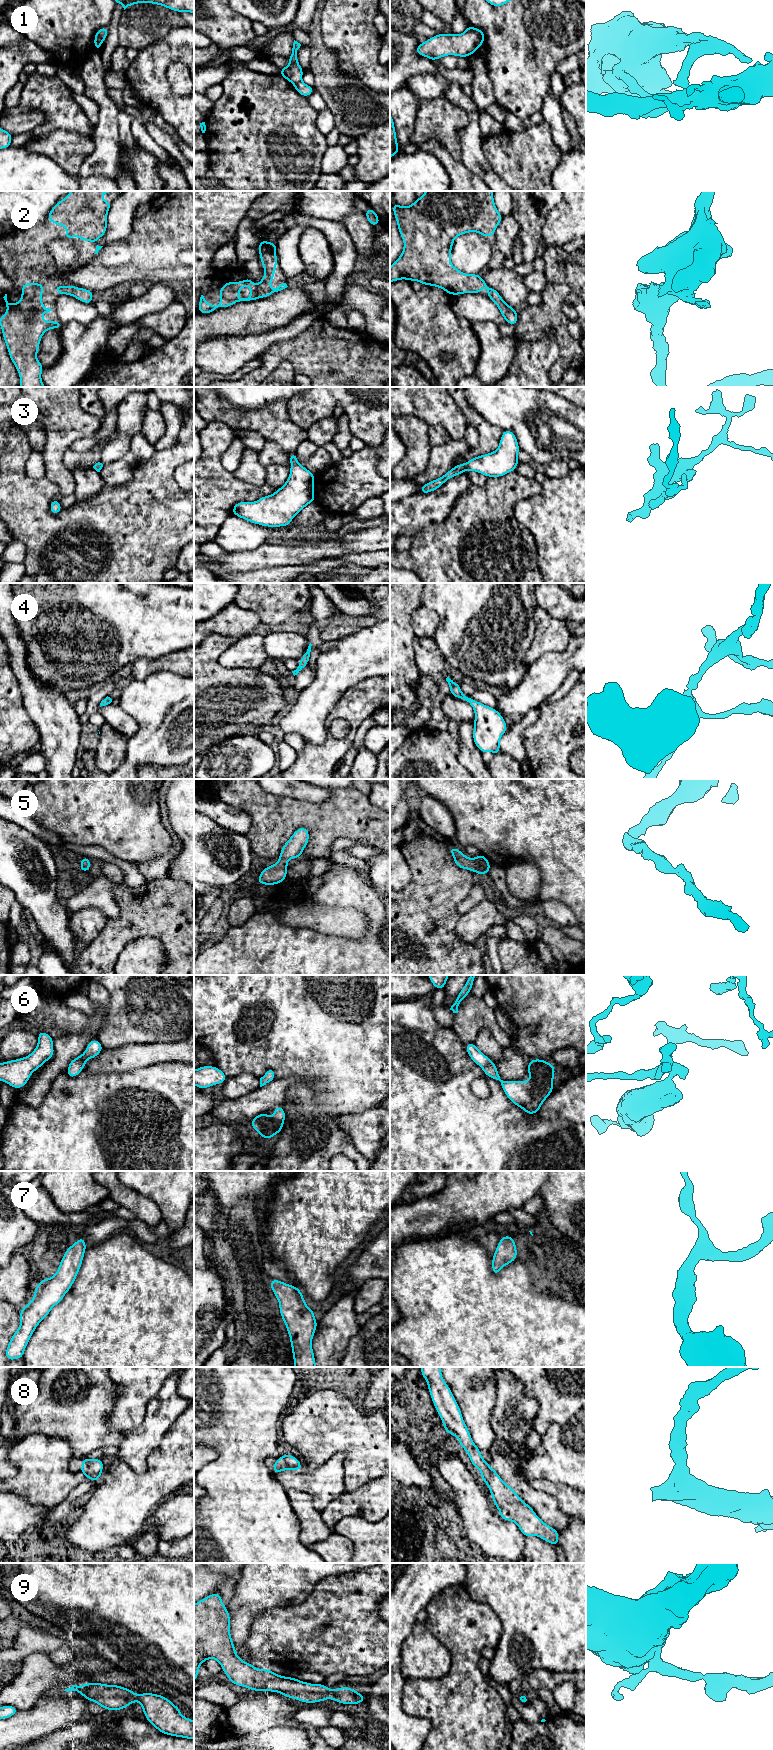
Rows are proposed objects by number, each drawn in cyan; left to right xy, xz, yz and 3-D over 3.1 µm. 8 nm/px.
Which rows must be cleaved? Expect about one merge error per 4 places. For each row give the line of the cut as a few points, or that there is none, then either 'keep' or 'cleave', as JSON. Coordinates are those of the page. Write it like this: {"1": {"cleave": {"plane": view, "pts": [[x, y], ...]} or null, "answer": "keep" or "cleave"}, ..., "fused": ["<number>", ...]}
{"1": {"cleave": null, "answer": "keep"}, "2": {"cleave": null, "answer": "keep"}, "3": {"cleave": null, "answer": "keep"}, "4": {"cleave": null, "answer": "keep"}, "5": {"cleave": null, "answer": "keep"}, "6": {"cleave": null, "answer": "keep"}, "7": {"cleave": null, "answer": "keep"}, "8": {"cleave": null, "answer": "keep"}, "9": {"cleave": null, "answer": "keep"}, "fused": []}

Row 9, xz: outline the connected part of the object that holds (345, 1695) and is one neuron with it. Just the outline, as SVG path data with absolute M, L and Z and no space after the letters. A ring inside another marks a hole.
M219 1591L194 1604L194 1682L198 1679L200 1665L210 1658L219 1662L230 1683L251 1691L273 1691L304 1703L317 1703L329 1698L346 1705L365 1701L364 1695L351 1687L332 1691L325 1684L302 1682L244 1662L236 1654L230 1634L229 1611Z

